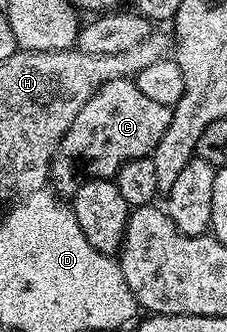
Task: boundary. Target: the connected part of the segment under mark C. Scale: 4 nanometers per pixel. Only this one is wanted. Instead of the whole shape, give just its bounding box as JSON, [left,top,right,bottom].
[50,79,171,198]

